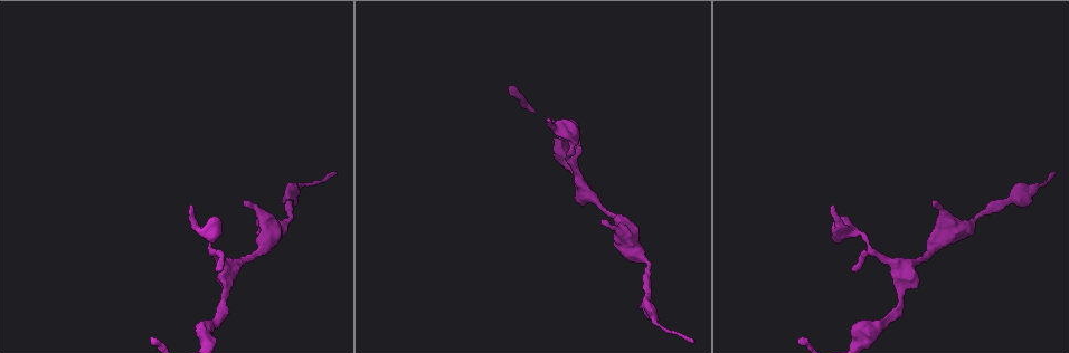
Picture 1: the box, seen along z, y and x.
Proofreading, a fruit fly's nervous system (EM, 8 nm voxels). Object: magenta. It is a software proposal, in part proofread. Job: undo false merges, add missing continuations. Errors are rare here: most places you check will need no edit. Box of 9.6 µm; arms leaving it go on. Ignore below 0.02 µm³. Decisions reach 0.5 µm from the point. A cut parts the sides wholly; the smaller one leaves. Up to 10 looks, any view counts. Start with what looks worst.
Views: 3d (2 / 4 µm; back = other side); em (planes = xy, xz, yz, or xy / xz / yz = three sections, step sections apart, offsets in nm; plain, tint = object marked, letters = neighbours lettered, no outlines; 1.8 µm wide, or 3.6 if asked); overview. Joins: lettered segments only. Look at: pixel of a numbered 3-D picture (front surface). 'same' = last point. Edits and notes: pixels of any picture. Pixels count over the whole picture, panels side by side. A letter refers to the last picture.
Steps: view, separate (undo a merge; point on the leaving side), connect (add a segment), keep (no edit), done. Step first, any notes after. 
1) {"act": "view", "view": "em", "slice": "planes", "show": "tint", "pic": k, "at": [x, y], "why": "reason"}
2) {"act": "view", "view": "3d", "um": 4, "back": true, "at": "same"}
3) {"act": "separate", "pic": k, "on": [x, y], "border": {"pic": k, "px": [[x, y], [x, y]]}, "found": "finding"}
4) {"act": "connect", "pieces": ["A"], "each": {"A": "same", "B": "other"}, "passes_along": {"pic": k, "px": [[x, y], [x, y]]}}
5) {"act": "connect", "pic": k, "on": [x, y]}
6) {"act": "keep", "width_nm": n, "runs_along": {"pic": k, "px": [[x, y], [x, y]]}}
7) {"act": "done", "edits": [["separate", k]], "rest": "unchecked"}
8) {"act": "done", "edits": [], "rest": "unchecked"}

{"act": "view", "view": "3d", "um": 4, "pic": 1, "at": [550, 120], "why": "branch stops here"}

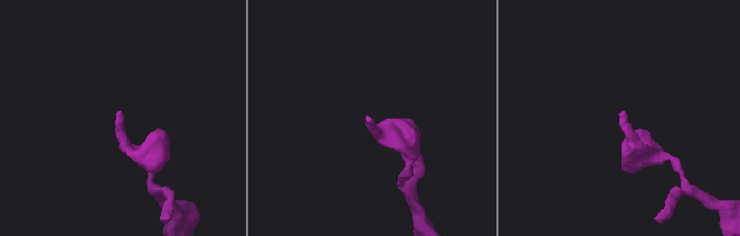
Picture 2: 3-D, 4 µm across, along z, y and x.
{"act": "view", "view": "em", "slice": "xy", "step": 8, "show": "letters", "pic": 2, "at": [121, 112], "why": "need the tissue"}

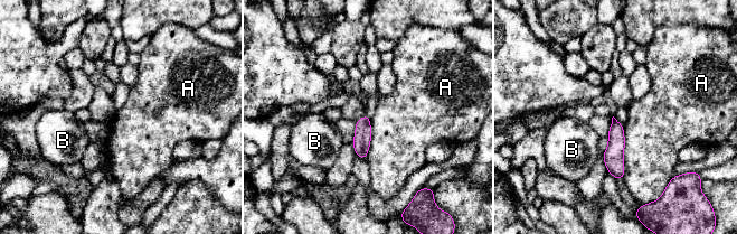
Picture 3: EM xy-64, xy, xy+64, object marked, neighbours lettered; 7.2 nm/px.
{"act": "view", "view": "em", "slice": "planes", "show": "letters", "at": "same"}

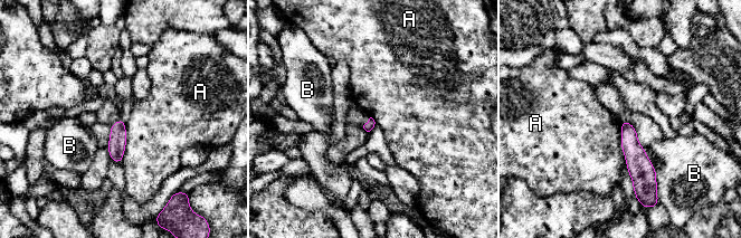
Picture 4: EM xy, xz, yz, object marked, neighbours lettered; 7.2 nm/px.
{"act": "keep", "each": {"A": "other", "B": "other"}, "border": {"pic": 4, "px": [[620, 120], [621, 151], [627, 169]]}, "found": "no lettered segment goes on from it"}

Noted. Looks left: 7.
{"act": "view", "view": "3d", "um": 4, "pic": 1, "at": [933, 201], "why": "an open end"}

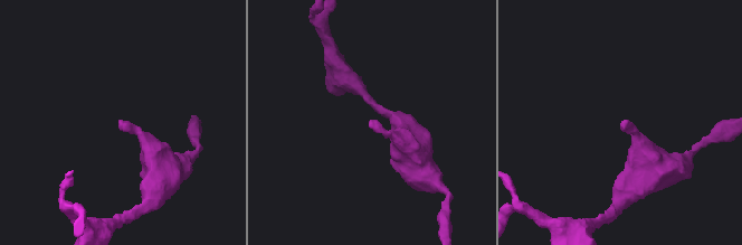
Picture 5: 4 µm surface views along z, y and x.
{"act": "view", "view": "em", "slice": "planes", "show": "letters", "pic": 5, "at": [118, 122]}

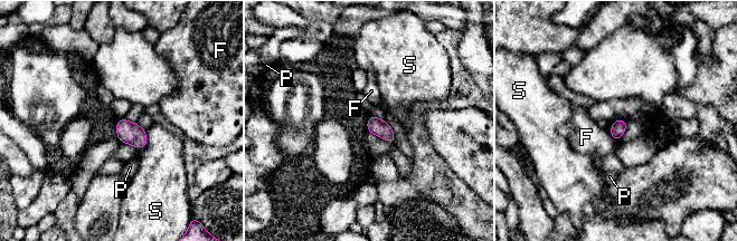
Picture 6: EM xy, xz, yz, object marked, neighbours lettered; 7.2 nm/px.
{"act": "keep", "each": {"F": "other", "P": "other", "S": "other"}, "found": "no lettered segment goes on from it"}

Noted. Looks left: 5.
{"act": "view", "view": "3d", "um": 4, "pic": 1, "at": [981, 215], "why": "sudden change in width"}

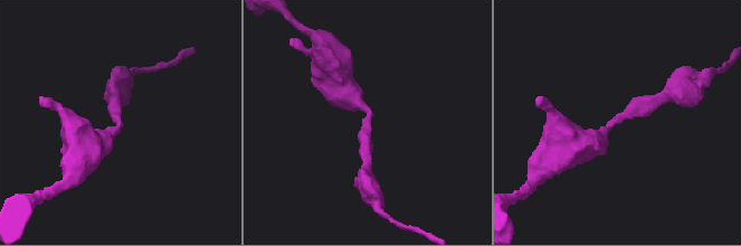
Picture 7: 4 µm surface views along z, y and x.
{"act": "view", "view": "em", "slice": "planes", "show": "letters", "pic": 7, "at": [116, 119], "arm_widths_nm": [200, 460], "why": "need the tissue"}

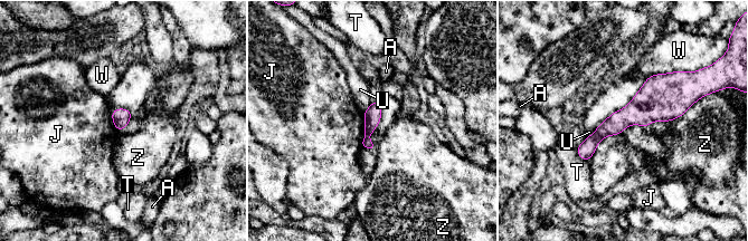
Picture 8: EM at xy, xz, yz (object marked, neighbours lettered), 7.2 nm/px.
{"act": "keep", "longest_contact_nm": ["Z", 300], "each": {"A": "other", "J": "other", "T": "other", "U": "other", "W": "other", "Z": "other"}, "runs_along": {"pic": 8, "px": [[685, 102], [653, 102], [579, 150]]}, "found": "one neuron here"}

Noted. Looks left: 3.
{"act": "view", "view": "3d", "um": 4, "pic": 1, "at": [852, 272]}

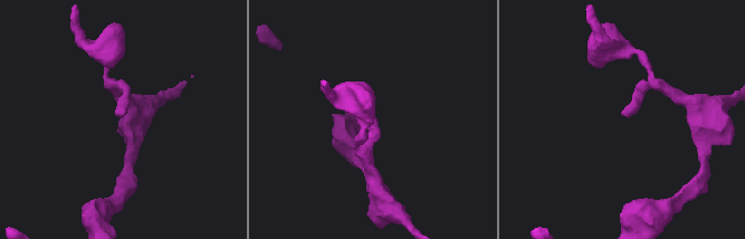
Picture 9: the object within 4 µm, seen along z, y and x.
{"act": "view", "view": "em", "slice": "planes", "show": "letters", "pic": 9, "at": [117, 116], "why": "shape alone is not enough"}

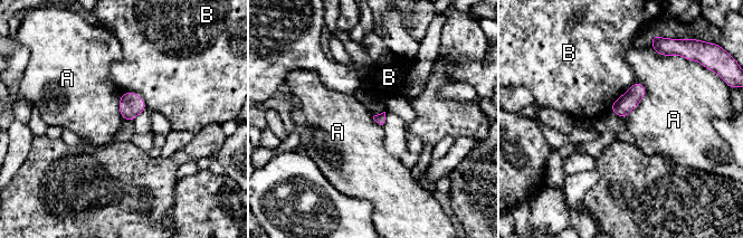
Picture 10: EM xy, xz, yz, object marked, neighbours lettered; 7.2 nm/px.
{"act": "keep", "each": {"A": "other", "B": "other"}, "border": {"pic": 10, "px": [[639, 82], [645, 95], [624, 118]]}, "found": "none of them fits"}

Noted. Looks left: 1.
{"act": "done", "edits": [], "rest": "unchecked"}

